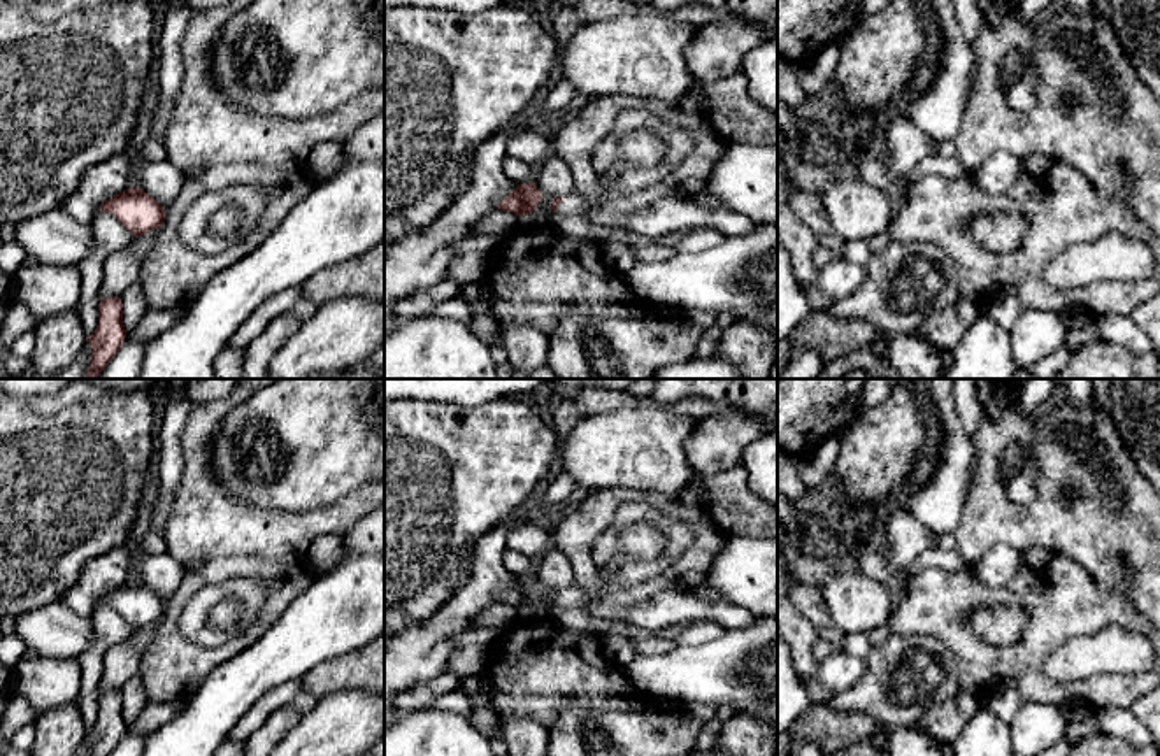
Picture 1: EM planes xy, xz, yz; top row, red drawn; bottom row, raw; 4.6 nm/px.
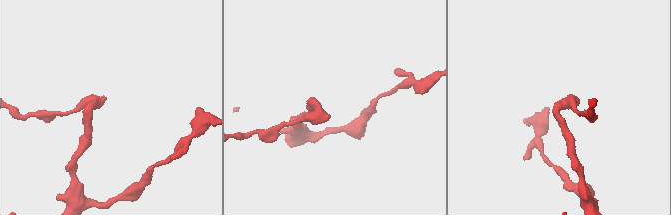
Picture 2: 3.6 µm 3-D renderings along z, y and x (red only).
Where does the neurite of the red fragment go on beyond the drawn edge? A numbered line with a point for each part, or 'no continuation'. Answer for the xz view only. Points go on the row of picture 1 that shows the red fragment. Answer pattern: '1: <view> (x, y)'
1: xz (572, 206)

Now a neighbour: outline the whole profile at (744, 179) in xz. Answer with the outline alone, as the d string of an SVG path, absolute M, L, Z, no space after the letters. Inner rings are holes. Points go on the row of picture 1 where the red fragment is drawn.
M727 146L702 193L755 223L777 225L777 147Z

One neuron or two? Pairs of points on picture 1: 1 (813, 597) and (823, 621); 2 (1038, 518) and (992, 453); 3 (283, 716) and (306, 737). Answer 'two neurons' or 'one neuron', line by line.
1: one neuron
2: one neuron
3: two neurons

